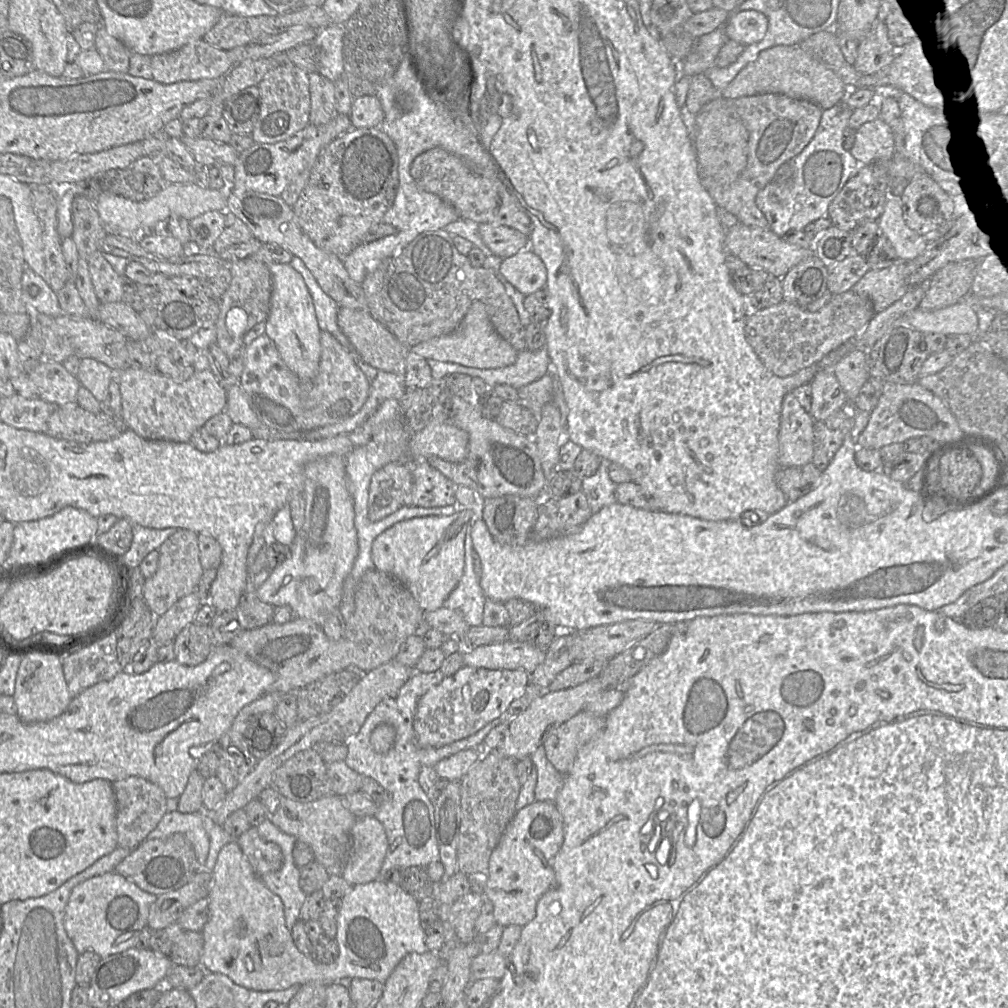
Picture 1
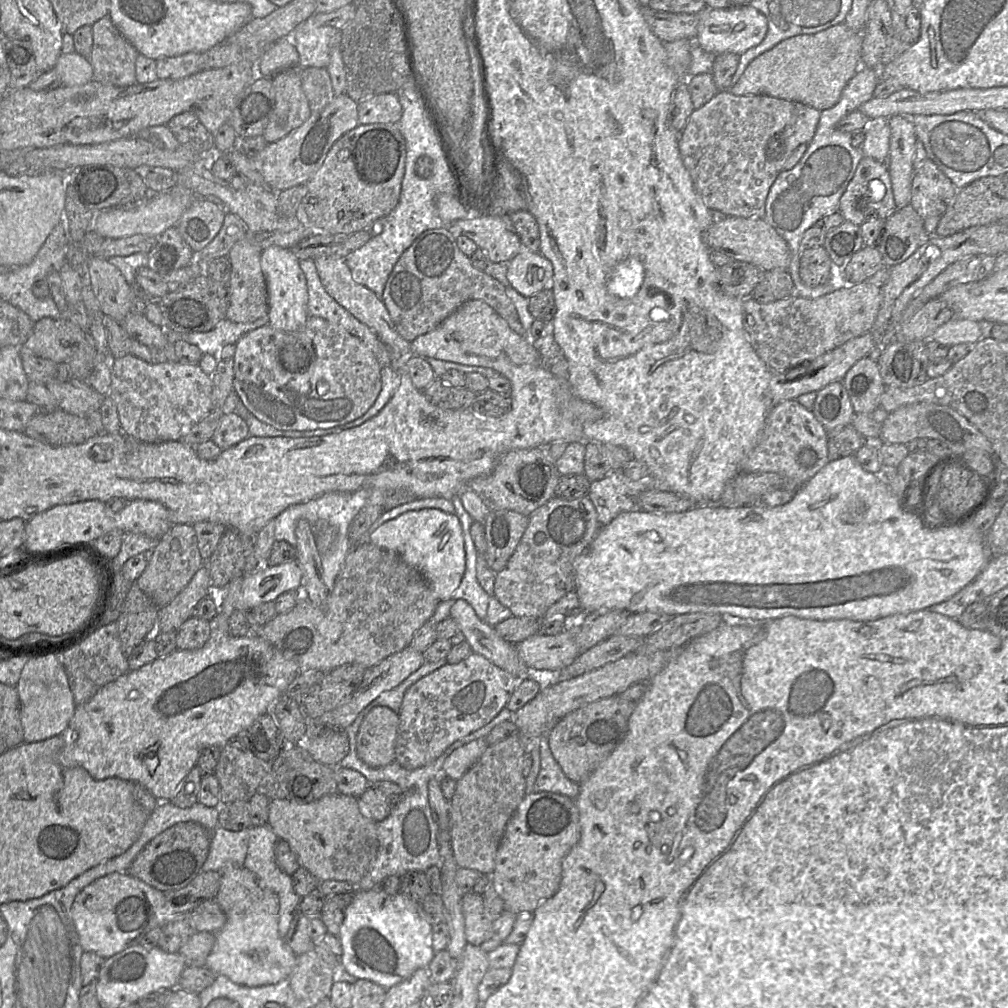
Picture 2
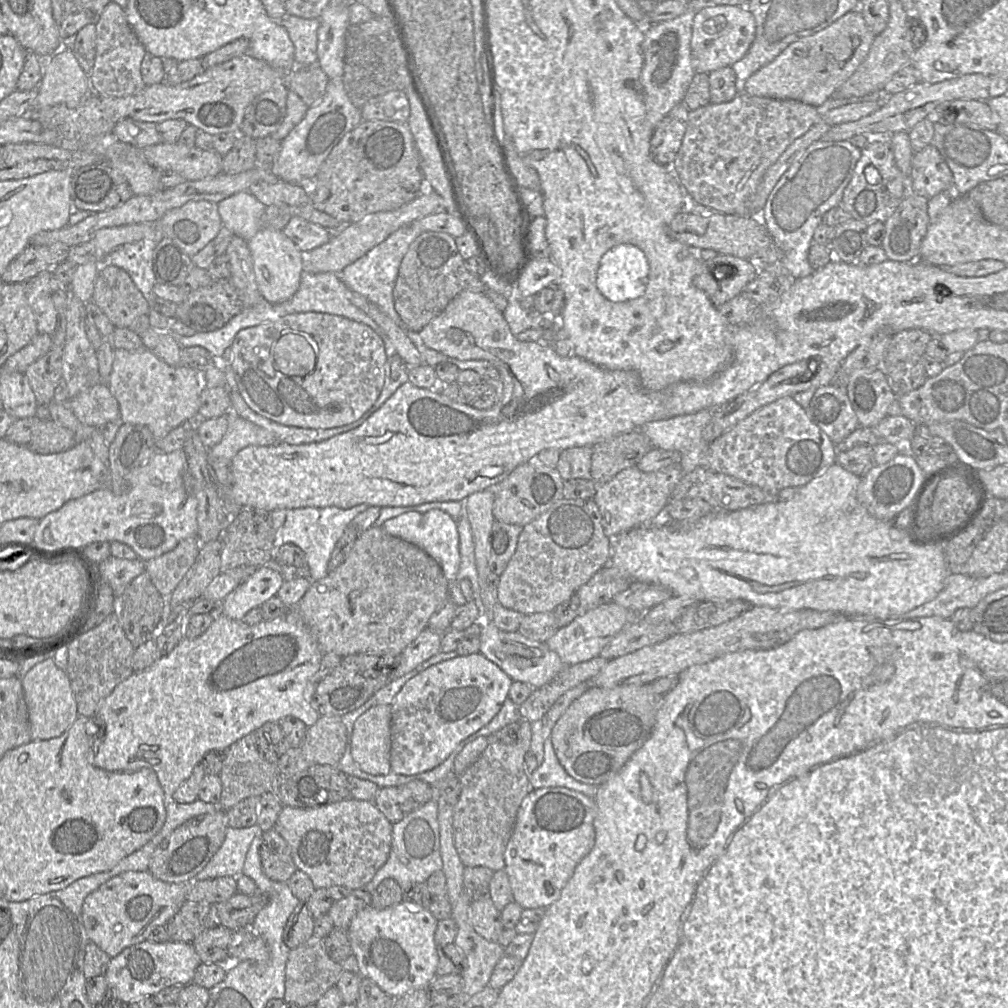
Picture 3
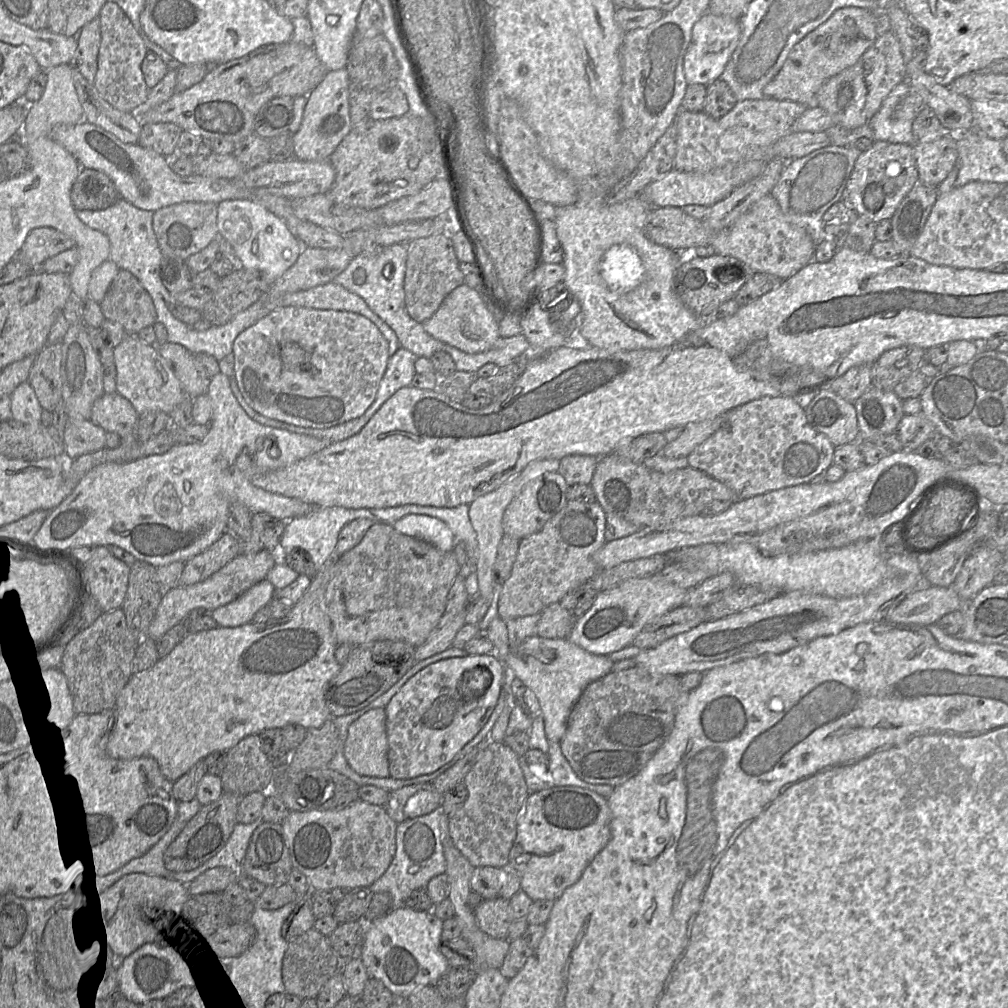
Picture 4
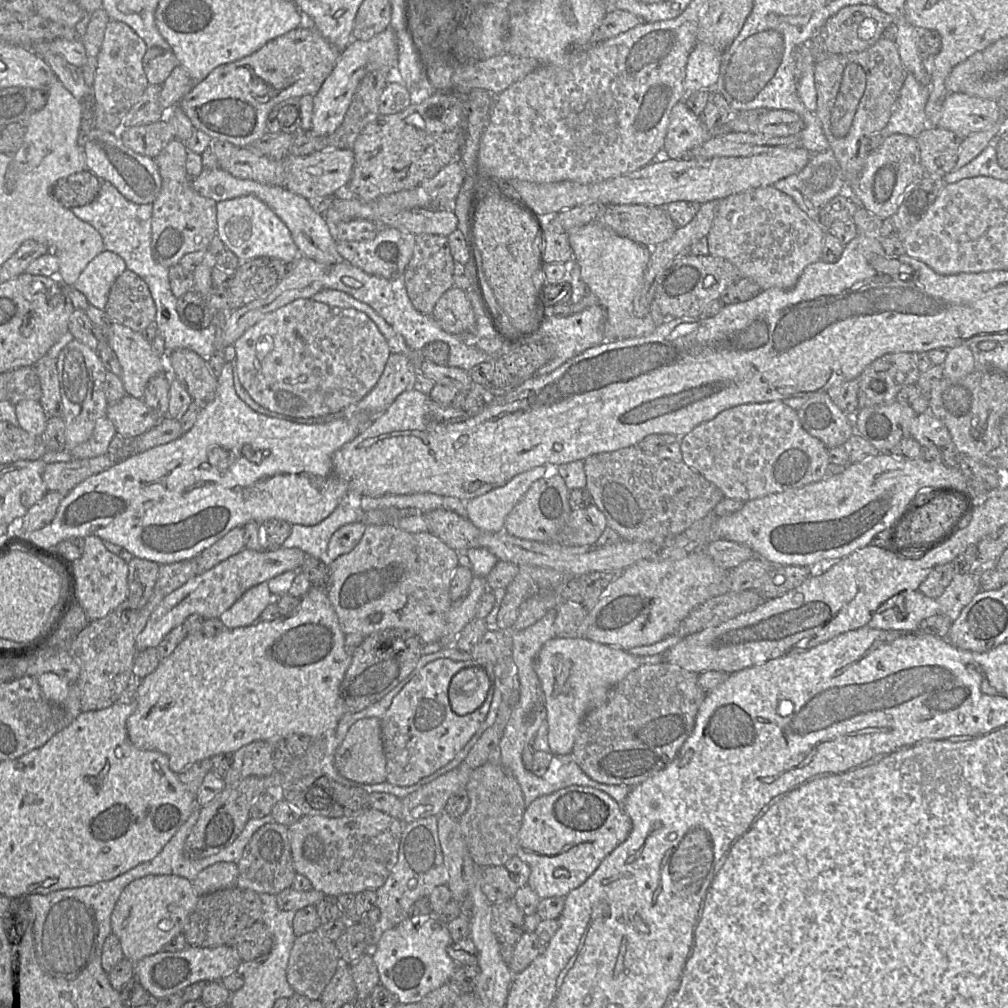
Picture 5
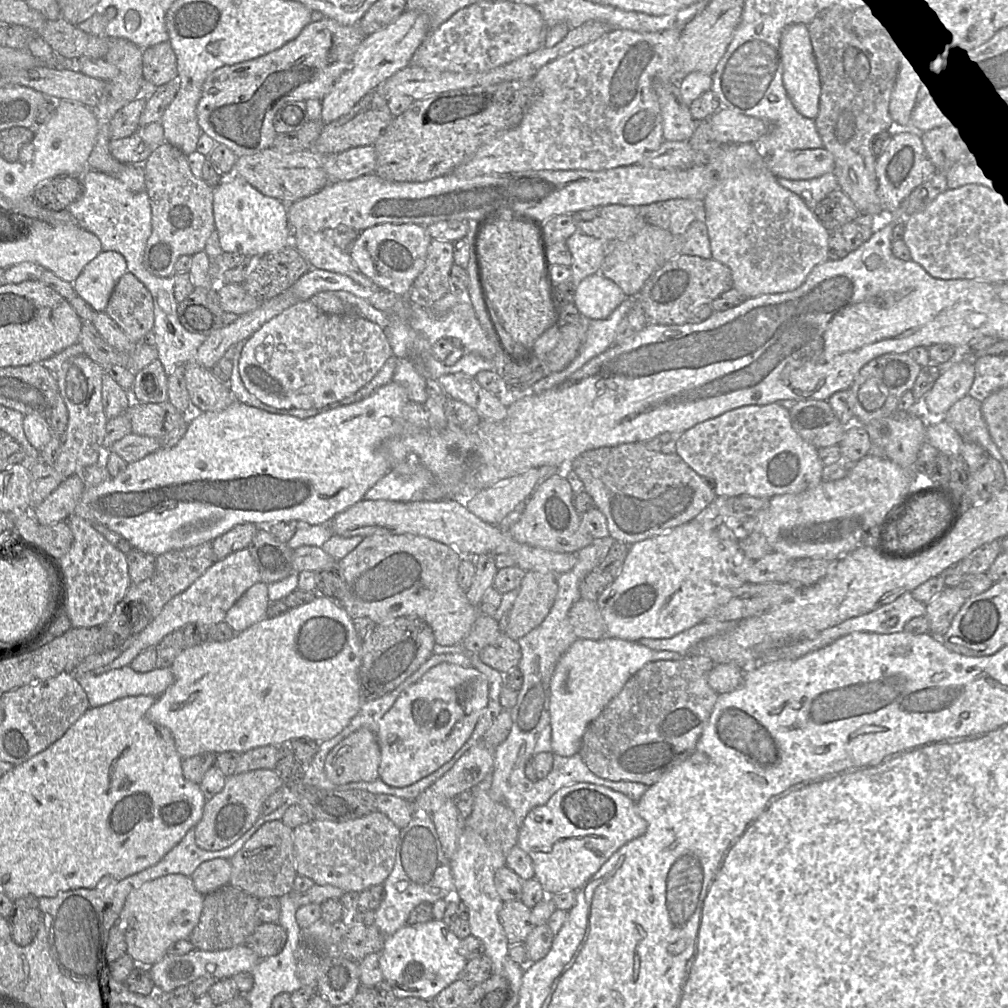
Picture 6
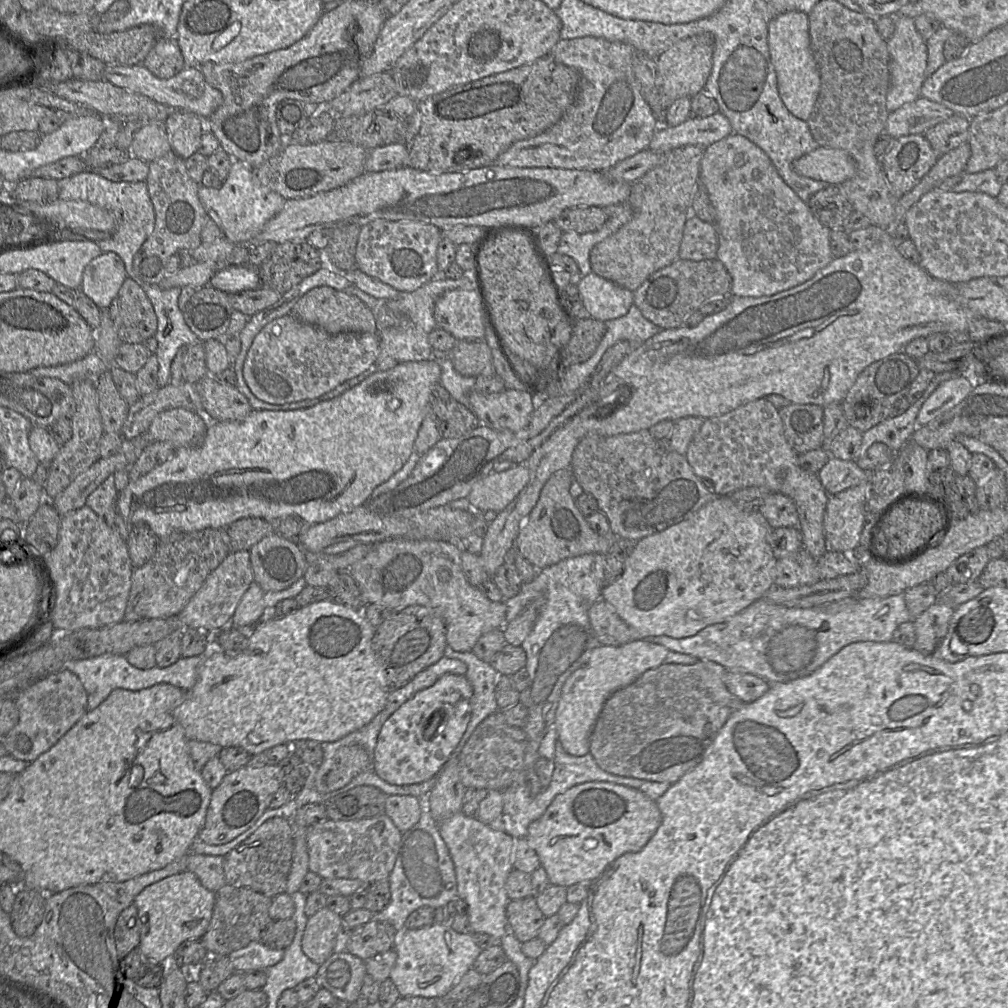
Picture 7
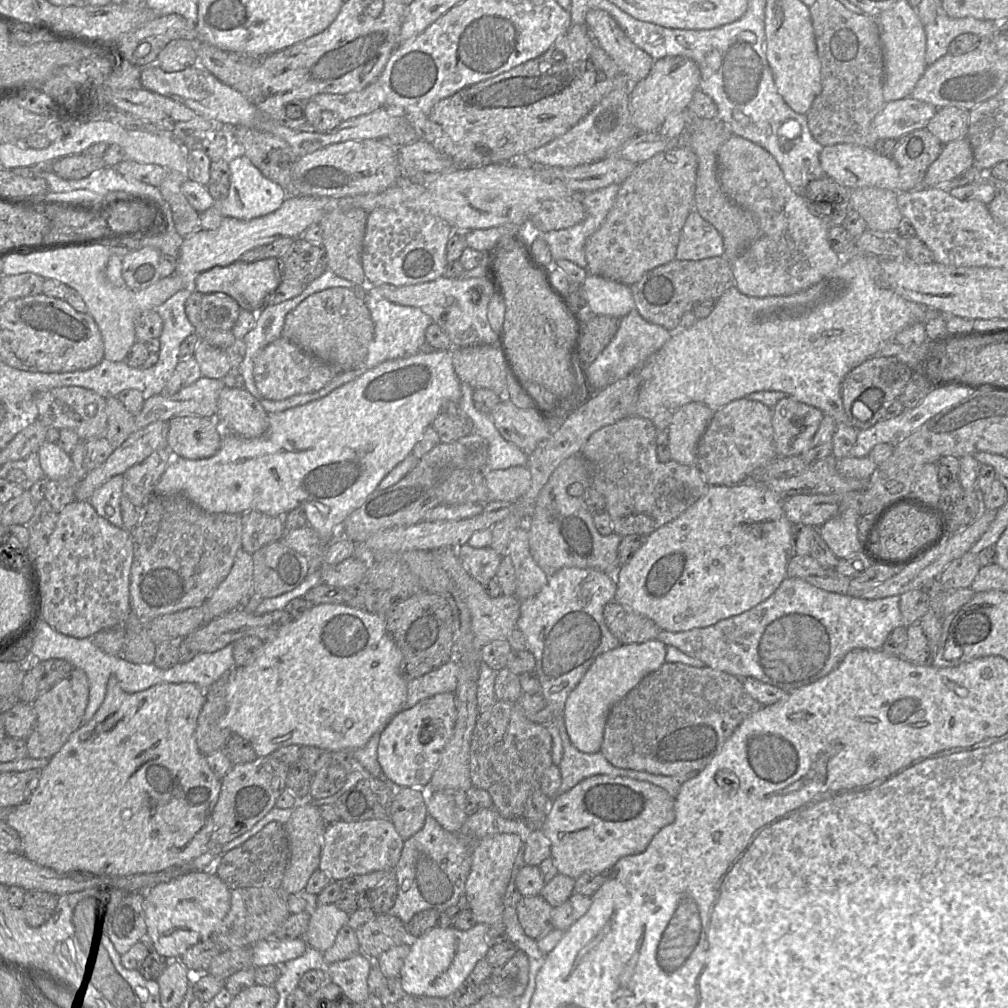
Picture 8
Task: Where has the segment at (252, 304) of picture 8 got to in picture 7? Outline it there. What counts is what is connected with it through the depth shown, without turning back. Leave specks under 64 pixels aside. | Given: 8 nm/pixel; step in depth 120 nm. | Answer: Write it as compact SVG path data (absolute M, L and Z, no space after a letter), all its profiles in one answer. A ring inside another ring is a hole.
M249 265L220 266L209 281L209 286L228 294L254 290L261 286L258 268Z

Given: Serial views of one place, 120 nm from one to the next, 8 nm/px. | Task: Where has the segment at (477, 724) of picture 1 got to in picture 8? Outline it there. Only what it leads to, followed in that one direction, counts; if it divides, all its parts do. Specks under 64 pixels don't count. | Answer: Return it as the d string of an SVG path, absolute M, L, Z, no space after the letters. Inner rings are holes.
M441 693L396 714L380 735L378 761L384 774L399 787L424 788L451 739L457 719L455 693Z

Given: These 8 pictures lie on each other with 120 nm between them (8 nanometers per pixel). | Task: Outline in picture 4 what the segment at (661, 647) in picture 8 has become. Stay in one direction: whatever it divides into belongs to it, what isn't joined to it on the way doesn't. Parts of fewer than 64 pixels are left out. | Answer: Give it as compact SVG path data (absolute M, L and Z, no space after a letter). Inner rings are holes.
M533 636L525 639L516 648L510 649L504 664L512 671L514 677L520 679L535 694L540 704L540 714L537 715L543 717L546 738L549 742L559 743L566 732L571 710L585 687L611 672L615 663L609 656L591 654L568 639L547 639Z

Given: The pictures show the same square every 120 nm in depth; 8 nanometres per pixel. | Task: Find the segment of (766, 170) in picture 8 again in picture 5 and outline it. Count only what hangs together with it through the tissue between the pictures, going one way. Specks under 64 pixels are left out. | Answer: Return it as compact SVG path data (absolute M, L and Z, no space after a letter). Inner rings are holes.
M768 186L732 194L718 200L707 243L710 255L731 262L742 277L753 280L762 290L774 287L790 289L795 286L809 264L820 260L826 232L827 229L812 220L790 196L774 186Z

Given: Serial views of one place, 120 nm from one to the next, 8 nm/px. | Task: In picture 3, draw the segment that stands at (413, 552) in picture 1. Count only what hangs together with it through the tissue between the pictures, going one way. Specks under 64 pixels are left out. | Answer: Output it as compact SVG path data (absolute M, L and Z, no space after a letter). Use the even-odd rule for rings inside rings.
M438 509L425 513L408 512L389 519L381 527L387 534L421 548L440 565L449 584L457 582L461 561L459 534L457 522L449 514Z

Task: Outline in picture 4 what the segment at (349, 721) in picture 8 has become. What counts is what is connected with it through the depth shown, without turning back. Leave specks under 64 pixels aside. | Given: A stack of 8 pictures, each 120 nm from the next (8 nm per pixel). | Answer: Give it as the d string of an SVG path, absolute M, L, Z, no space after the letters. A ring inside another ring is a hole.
M333 558L321 571L312 578L309 588L302 598L282 619L270 619L265 623L247 623L238 627L220 627L200 632L188 632L186 636L175 646L171 653L160 658L156 664L148 670L132 674L127 684L118 694L114 705L114 725L106 742L105 750L109 757L119 760L128 760L138 757L153 758L162 775L172 783L185 774L196 762L203 759L212 752L226 752L243 738L249 735L258 735L264 730L282 729L289 724L299 724L306 729L319 728L331 717L325 701L325 693L330 680L337 675L341 669L335 659L334 653L337 643L333 636L330 618L325 608L325 591L328 583L336 571L338 558Z

